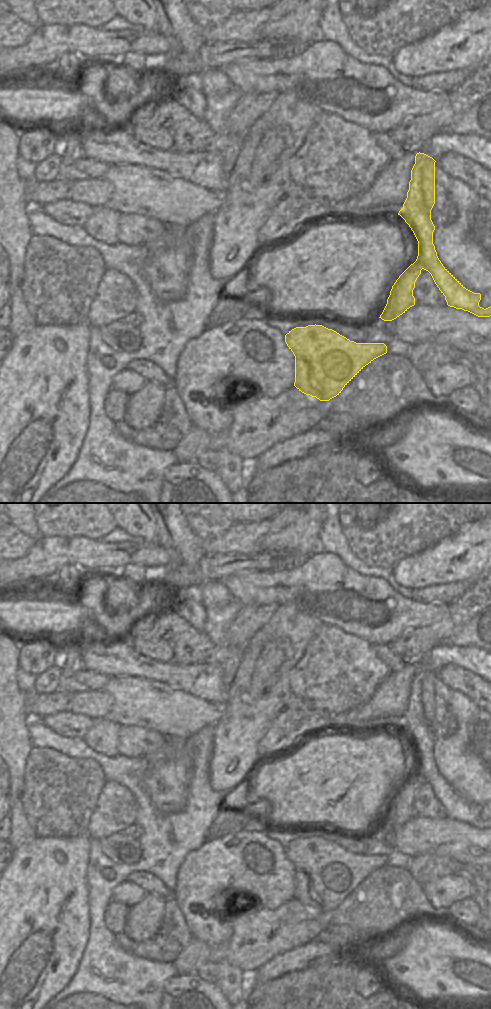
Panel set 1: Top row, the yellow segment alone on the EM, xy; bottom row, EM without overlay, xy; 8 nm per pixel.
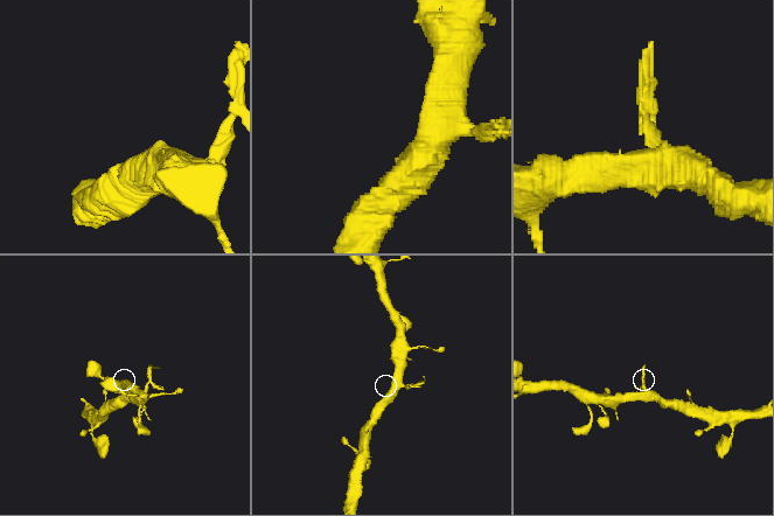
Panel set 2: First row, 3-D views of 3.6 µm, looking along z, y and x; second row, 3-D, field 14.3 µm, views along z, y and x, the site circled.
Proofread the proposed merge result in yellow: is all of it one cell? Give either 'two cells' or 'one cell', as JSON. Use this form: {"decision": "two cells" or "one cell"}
{"decision": "two cells"}

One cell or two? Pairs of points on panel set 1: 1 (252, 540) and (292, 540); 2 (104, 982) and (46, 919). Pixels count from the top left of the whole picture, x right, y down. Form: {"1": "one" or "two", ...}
{"1": "two", "2": "two"}

